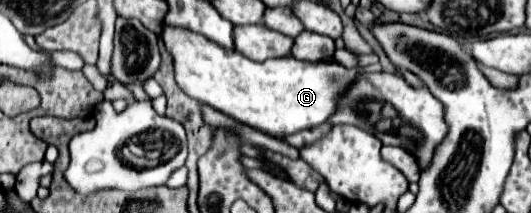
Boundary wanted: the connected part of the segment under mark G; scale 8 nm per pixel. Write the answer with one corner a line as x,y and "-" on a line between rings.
163,27
163,41
167,51
173,55
175,81
189,97
219,109
239,123
269,133
271,137
289,137
293,133
331,123
341,99
357,77
381,71
381,65
347,69
335,61
307,63
295,57
257,63
237,51
227,53
227,49
199,33
179,27

